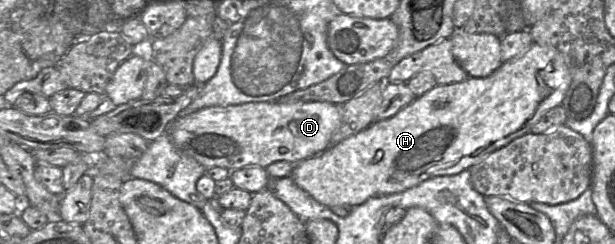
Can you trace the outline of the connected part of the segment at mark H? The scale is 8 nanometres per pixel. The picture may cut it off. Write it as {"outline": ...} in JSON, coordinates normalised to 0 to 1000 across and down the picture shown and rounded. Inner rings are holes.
{"outline":[[[868,176],[850,225],[820,254],[797,311],[787,320],[761,316],[751,336],[728,348],[709,348],[683,398],[676,398],[665,430],[654,443],[636,484],[607,500],[595,529],[559,570],[550,590],[535,598],[519,635],[511,635],[509,643],[480,672],[472,721],[485,766],[498,783],[519,832],[538,852],[553,840],[576,848],[592,832],[602,807],[649,791],[702,725],[745,713],[754,697],[761,697],[769,676],[784,660],[792,635],[824,594],[833,574],[860,545],[863,520],[876,496],[889,455],[914,426],[919,385],[928,344],[928,328],[928,295],[915,221],[901,193],[878,189]]]}

